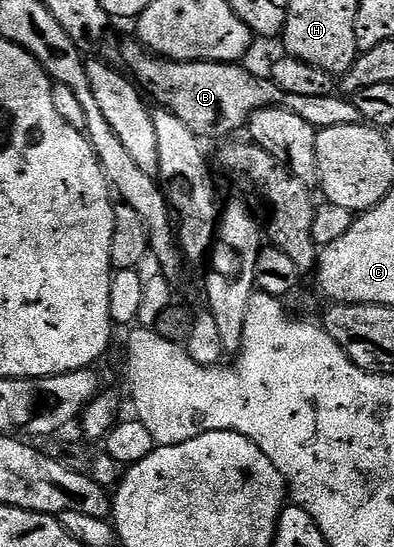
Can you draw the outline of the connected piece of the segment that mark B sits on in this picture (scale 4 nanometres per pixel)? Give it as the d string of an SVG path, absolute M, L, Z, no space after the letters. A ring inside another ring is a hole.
M132 41L132 43L124 45L123 59L127 62L128 68L126 67L126 70L129 72L130 78L134 80L144 96L150 97L152 100L155 98L159 102L156 104L160 108L166 109L169 113L179 117L181 121L185 121L185 125L189 125L189 129L193 129L195 134L200 137L206 137L206 135L234 136L231 135L234 131L242 132L246 128L253 113L257 113L266 107L289 109L289 113L297 113L297 117L309 121L309 125L313 125L316 129L329 129L333 125L353 125L363 122L361 113L357 113L354 102L342 94L332 93L325 97L308 97L298 93L285 93L285 89L278 87L269 77L258 79L253 72L246 71L243 65L239 63L205 63L202 61L176 63L173 59L165 59L148 51L138 41Z

